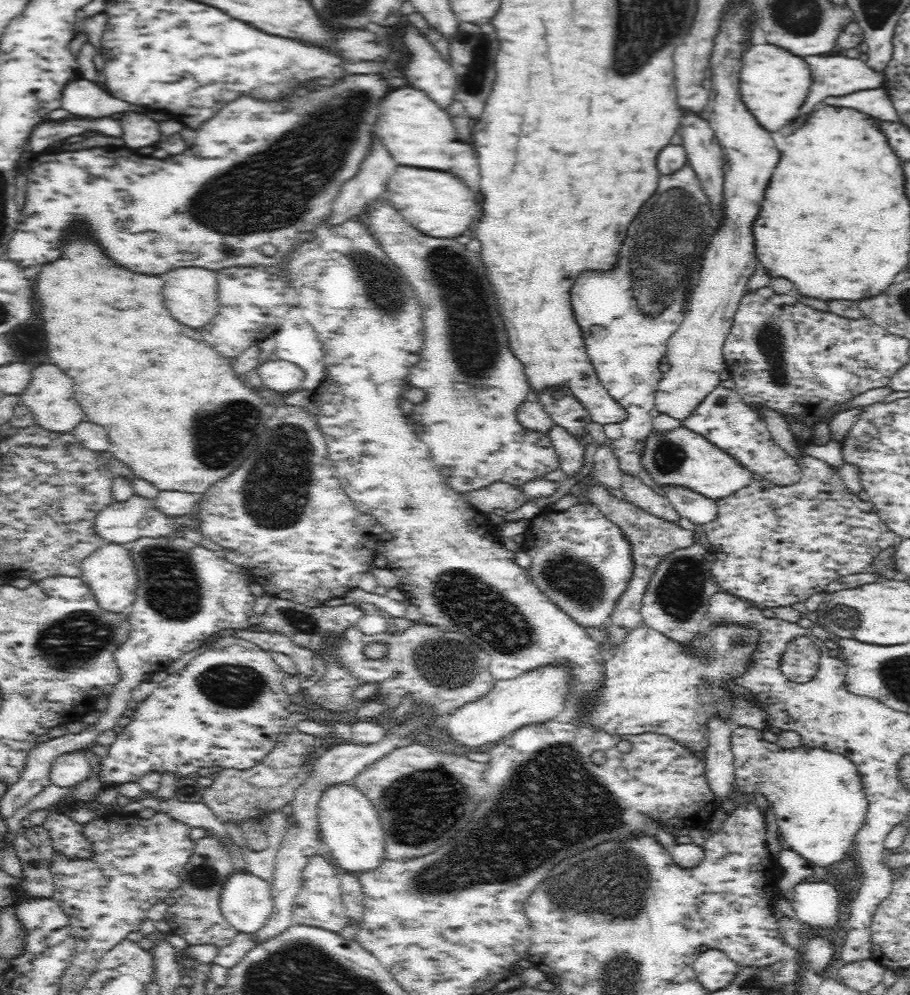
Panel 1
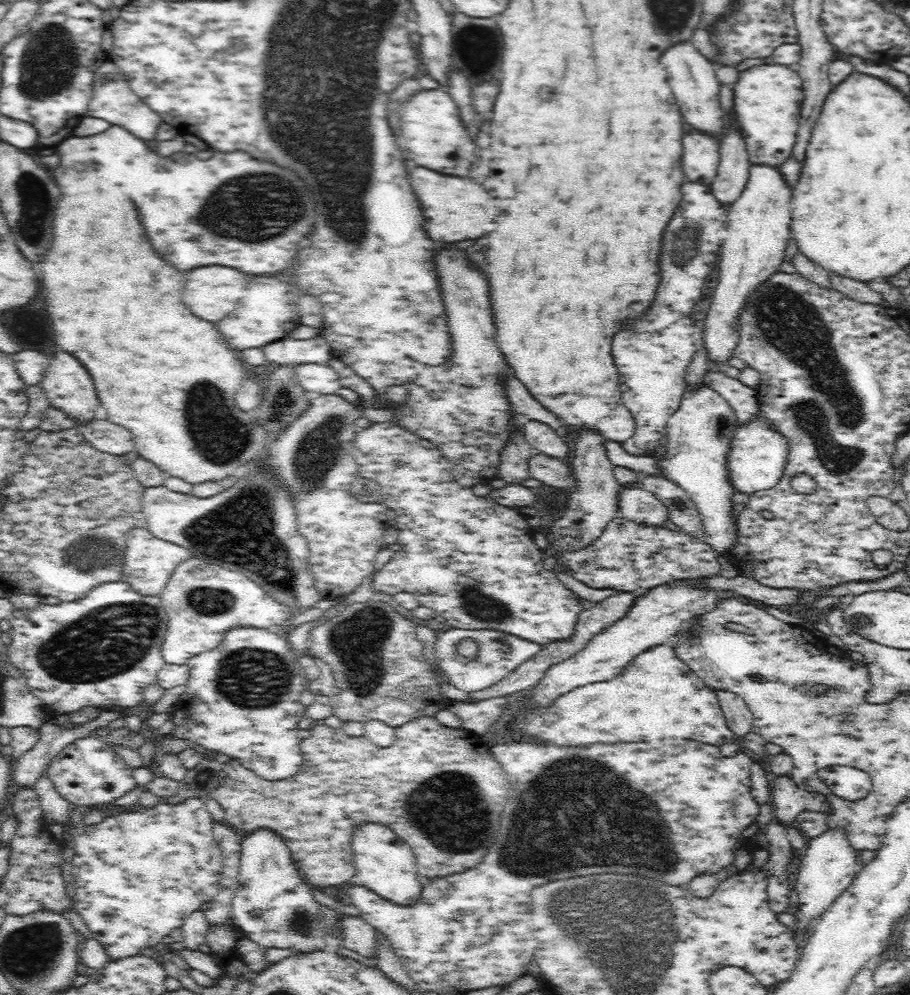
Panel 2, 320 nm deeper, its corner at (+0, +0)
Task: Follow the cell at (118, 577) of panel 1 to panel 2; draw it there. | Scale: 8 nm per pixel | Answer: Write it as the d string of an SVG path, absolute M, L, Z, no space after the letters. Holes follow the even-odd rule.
M144 528L132 529L125 538L127 538L125 541L126 548L124 548L122 568L120 568L120 572L122 572L121 581L125 582L140 596L159 596L176 564L192 557L185 548L158 540Z

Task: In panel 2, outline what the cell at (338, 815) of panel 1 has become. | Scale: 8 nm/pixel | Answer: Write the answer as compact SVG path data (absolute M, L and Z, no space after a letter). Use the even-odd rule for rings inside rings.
M361 822L352 830L349 846L356 880L362 886L402 905L411 903L419 897L420 875L415 869L412 849L386 824Z

